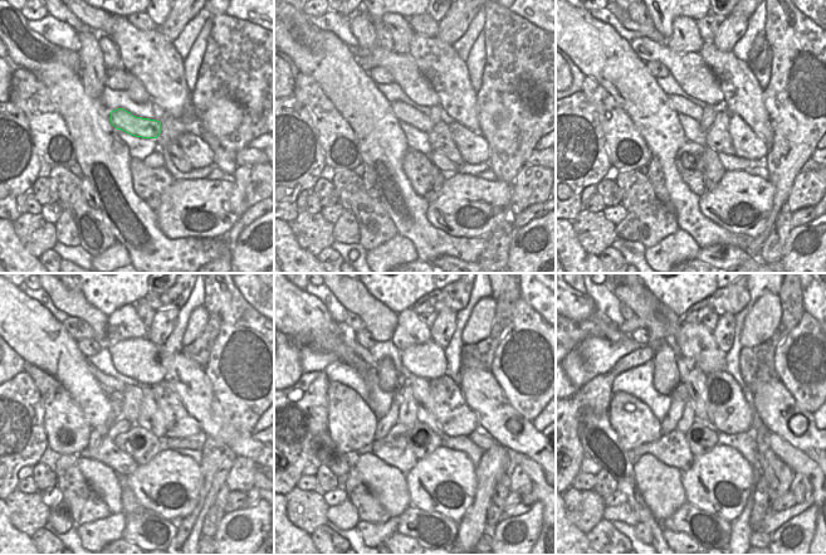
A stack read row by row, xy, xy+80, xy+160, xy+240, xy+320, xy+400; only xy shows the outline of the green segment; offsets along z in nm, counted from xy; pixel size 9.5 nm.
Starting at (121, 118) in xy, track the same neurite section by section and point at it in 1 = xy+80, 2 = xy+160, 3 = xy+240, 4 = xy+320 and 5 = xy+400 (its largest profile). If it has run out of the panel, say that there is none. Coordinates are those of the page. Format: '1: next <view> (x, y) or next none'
1: next xy+80 (406, 113)
2: next xy+160 (680, 105)
3: next xy+240 (112, 385)
4: next xy+320 (347, 336)
5: next xy+400 (597, 325)

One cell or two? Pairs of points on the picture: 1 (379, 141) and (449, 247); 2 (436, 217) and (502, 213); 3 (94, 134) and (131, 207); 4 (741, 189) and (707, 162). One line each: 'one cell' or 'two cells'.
1: one cell
2: one cell
3: one cell
4: two cells

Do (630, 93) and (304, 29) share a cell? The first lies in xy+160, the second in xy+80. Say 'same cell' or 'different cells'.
different cells

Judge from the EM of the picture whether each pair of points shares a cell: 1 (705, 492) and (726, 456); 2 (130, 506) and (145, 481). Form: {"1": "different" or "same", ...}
{"1": "same", "2": "different"}

